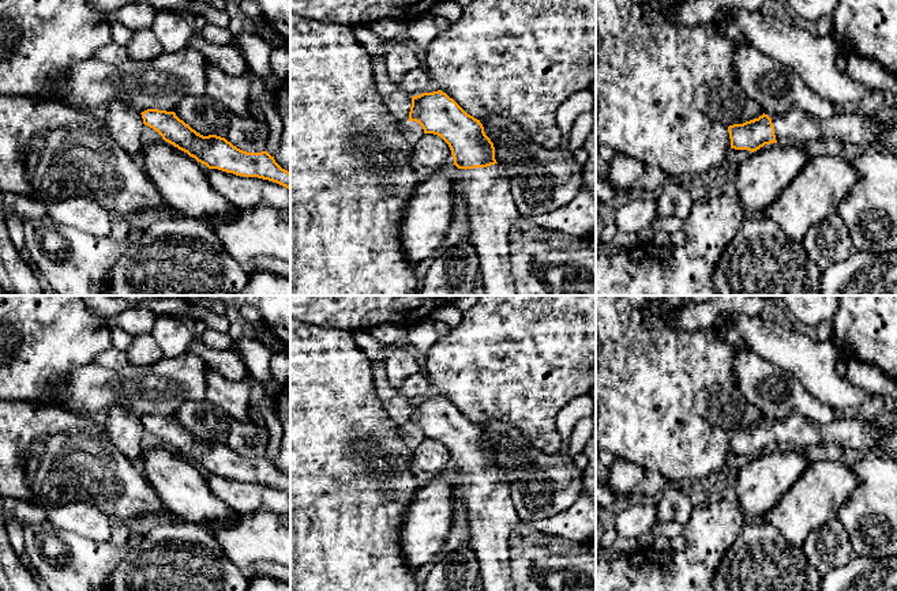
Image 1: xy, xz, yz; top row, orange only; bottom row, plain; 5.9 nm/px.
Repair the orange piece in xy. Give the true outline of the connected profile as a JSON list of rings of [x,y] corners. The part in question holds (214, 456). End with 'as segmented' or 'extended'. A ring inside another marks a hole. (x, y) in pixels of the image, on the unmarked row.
[[[147,414],[140,419],[145,430],[209,474],[269,485],[290,496],[290,478],[282,474],[267,456],[247,458],[225,443],[203,441],[180,425],[174,417]]]; as segmented

